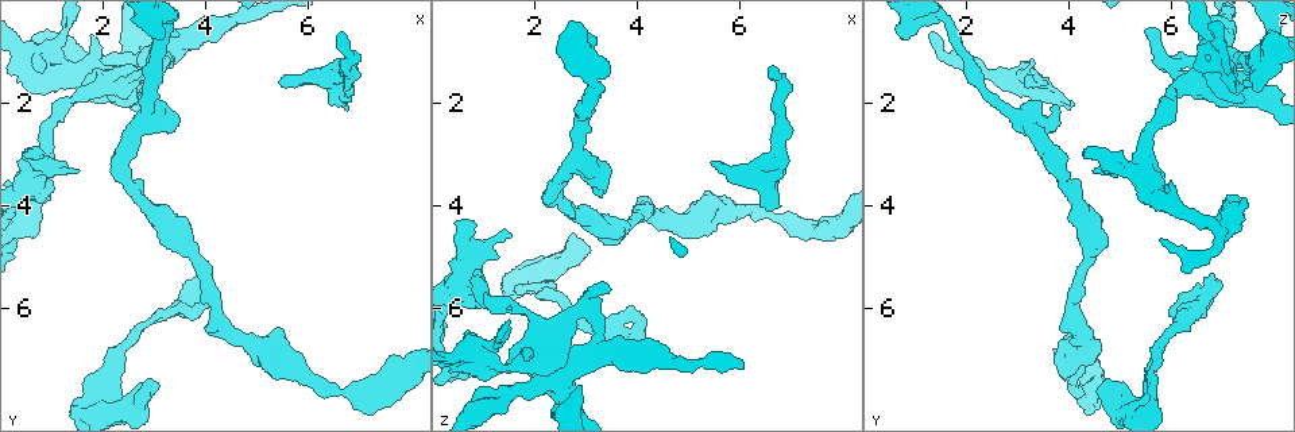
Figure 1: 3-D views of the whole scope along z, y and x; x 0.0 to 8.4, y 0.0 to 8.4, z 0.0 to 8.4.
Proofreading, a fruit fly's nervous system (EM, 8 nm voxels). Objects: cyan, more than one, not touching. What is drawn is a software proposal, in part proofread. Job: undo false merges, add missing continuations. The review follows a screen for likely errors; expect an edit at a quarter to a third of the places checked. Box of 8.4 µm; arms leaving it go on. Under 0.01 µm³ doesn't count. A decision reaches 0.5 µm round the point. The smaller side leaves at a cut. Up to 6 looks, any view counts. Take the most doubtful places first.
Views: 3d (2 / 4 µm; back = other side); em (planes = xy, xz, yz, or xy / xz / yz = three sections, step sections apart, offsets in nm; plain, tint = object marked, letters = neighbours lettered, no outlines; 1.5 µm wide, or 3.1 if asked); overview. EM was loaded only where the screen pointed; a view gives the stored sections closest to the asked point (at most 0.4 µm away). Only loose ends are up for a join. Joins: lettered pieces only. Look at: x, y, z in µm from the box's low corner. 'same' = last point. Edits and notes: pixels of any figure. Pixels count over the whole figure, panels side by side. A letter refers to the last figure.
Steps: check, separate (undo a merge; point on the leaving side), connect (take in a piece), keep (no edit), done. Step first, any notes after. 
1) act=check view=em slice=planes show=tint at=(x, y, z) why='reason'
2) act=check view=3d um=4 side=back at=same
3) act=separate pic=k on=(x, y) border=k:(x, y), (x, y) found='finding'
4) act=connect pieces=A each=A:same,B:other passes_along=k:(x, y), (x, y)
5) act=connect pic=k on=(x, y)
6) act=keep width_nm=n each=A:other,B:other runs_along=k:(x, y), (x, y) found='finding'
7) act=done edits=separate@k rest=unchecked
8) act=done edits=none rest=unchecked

act=check view=3d um=2 side=back at=(6.65, 0.65, 1.25) why='free end'

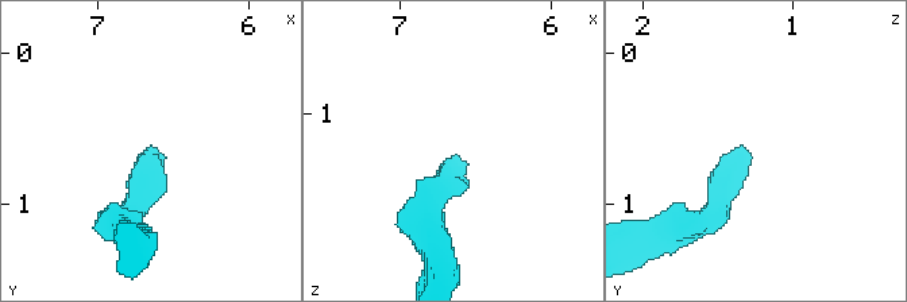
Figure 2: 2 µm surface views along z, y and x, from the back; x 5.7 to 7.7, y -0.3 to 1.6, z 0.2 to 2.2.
act=check view=em slice=yz step=8 show=letters at=(6.66, 0.68, 1.26) why='now the EM'

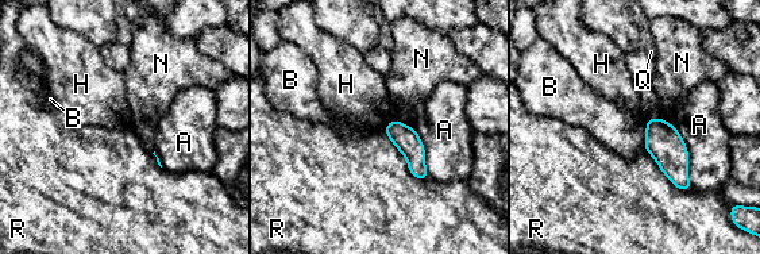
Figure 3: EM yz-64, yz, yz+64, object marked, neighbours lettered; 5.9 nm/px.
act=keep each=A:other,B:other,H:other,N:other,Q:other,R:other border=3:(648, 118), (643, 147) found='none of them fits'

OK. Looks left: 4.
act=check view=3d um=2 at=(3.85, 6.15, 5.95) why='branch stops here'

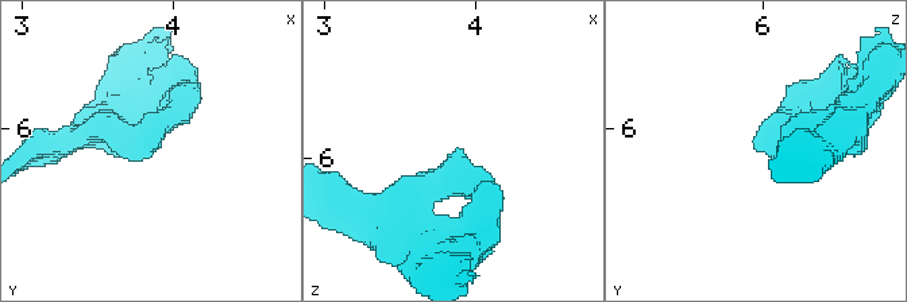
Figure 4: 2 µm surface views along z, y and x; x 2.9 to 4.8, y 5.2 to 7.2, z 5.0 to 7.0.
act=check view=em slice=planes show=letters at=(3.88, 6.12, 5.98) why='shape alone is not enough'

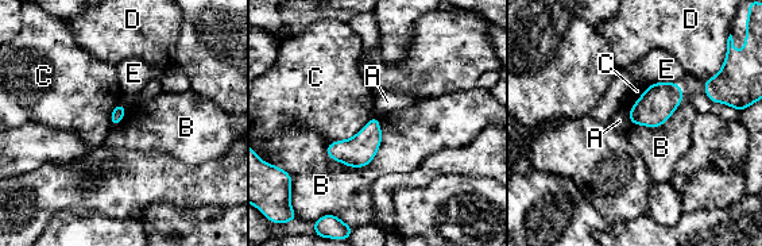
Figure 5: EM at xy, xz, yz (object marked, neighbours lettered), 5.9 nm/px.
act=keep each=A:other,B:other,C:other,D:other,E:other border=5:(378, 115), (367, 165), (327, 156) found='none of them fits'

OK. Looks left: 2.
act=check view=em slice=planes show=letters at=(6.70, 7.65, 4.30) why='thick turns thin'

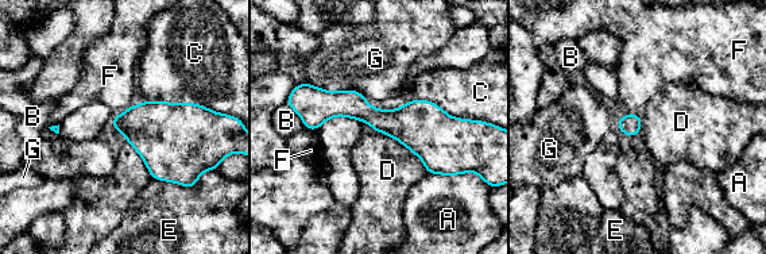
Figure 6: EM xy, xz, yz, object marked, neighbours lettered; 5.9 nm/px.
act=keep each=A:other,B:other,C:other,D:other,E:other,F:other,G:other found='continuous, no second neuron'

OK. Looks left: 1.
act=done edits=none rest=unchecked

